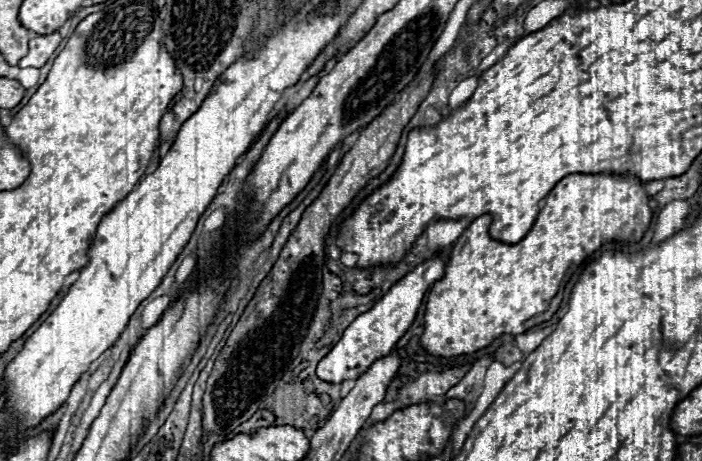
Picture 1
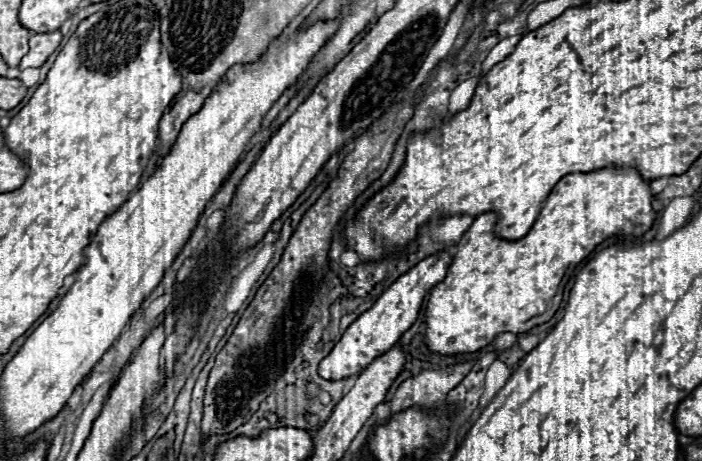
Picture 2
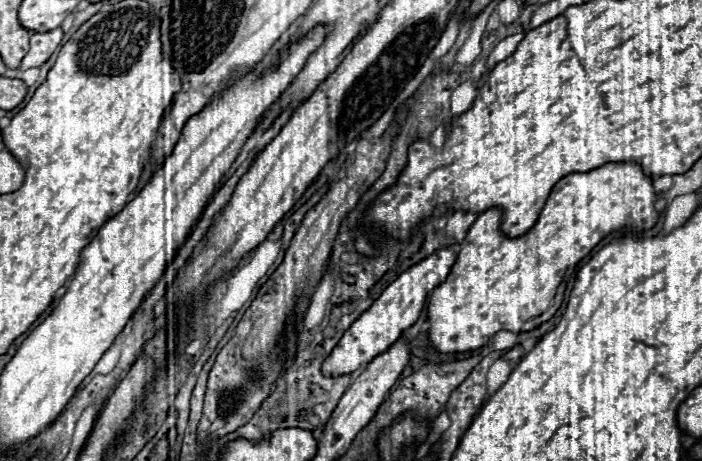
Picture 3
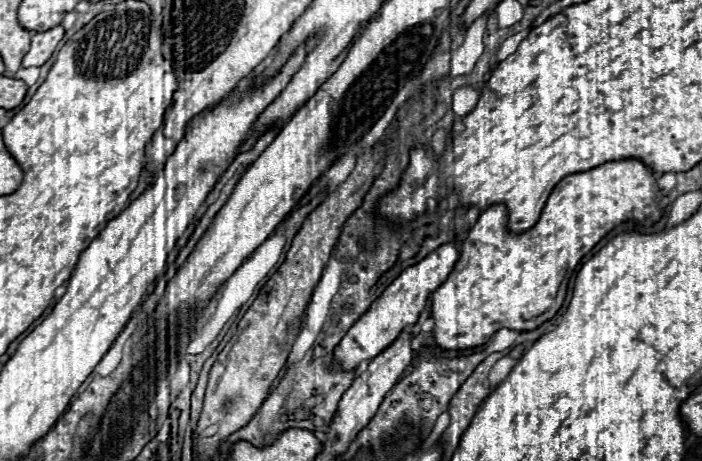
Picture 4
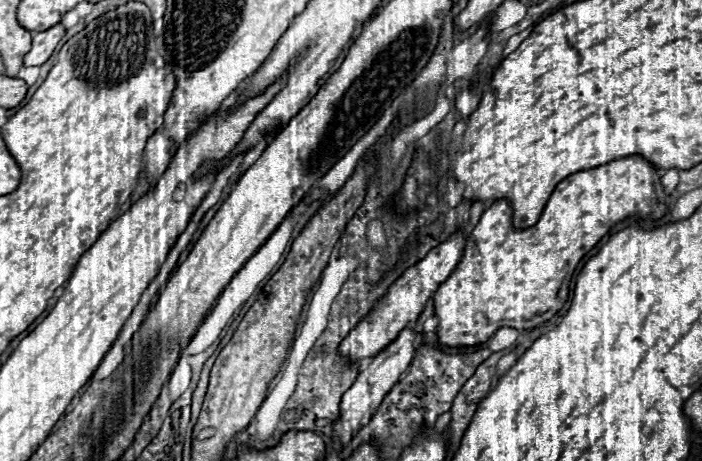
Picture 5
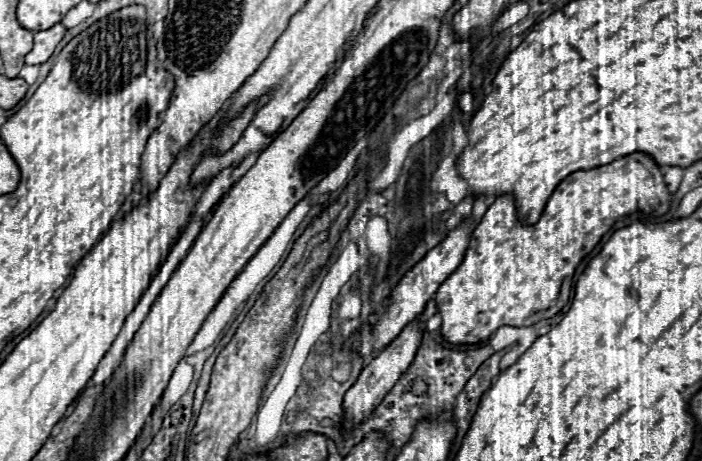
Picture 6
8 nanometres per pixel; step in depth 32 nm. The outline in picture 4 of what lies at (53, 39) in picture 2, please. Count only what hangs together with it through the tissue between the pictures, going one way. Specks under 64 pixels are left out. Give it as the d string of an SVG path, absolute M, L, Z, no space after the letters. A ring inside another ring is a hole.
M56 26L56 28L50 28L46 32L34 34L32 36L32 44L30 44L30 52L24 56L22 66L24 68L42 66L52 56L52 52L56 50L56 46L62 40L62 36L64 36L64 28L62 26Z

